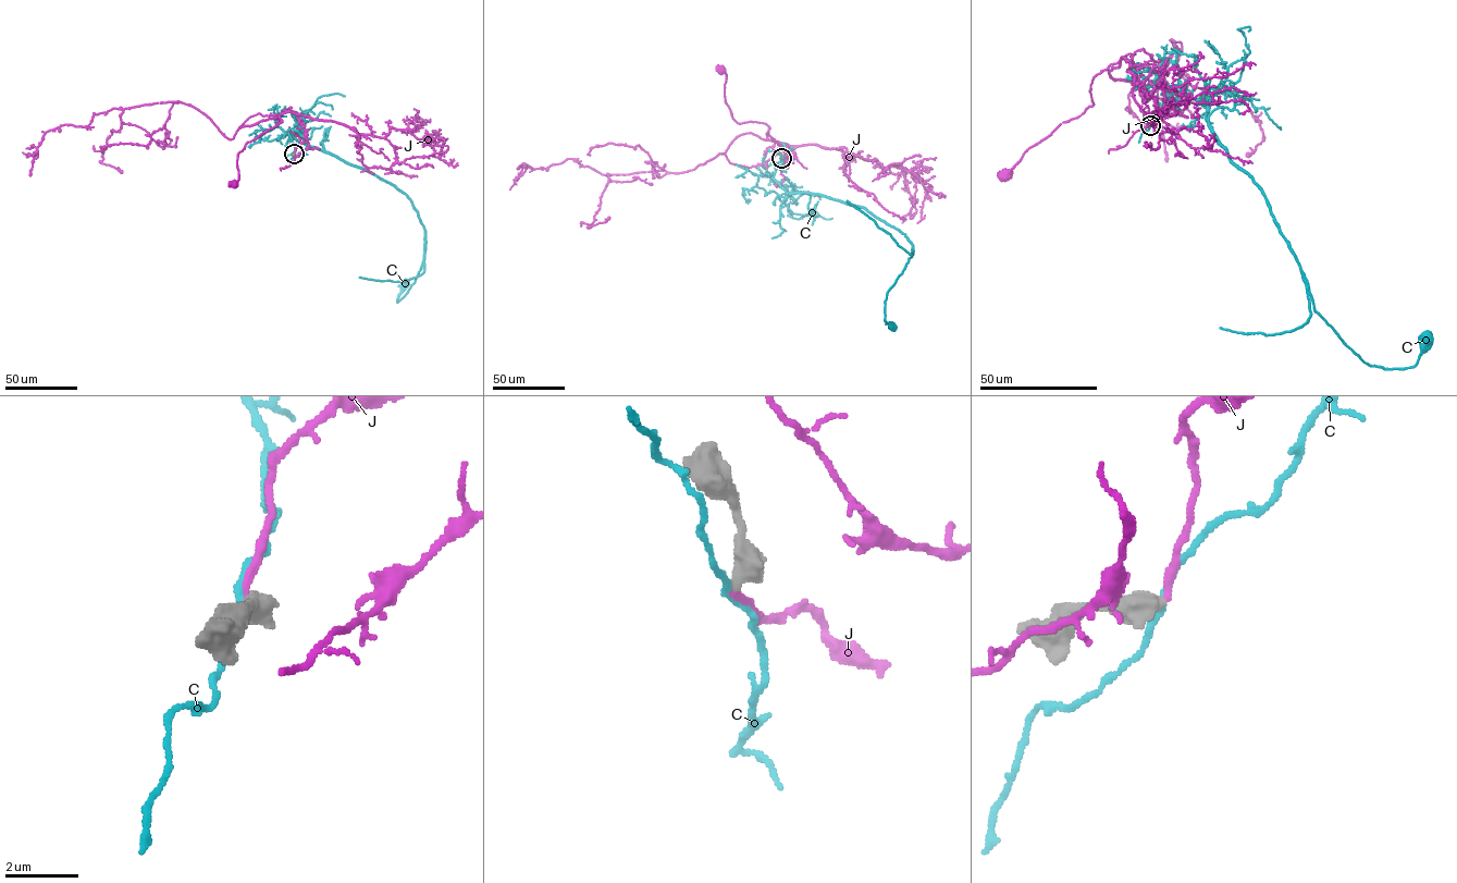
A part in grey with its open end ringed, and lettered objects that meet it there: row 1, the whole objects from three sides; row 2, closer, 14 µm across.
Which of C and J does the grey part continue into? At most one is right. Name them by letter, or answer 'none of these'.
J

